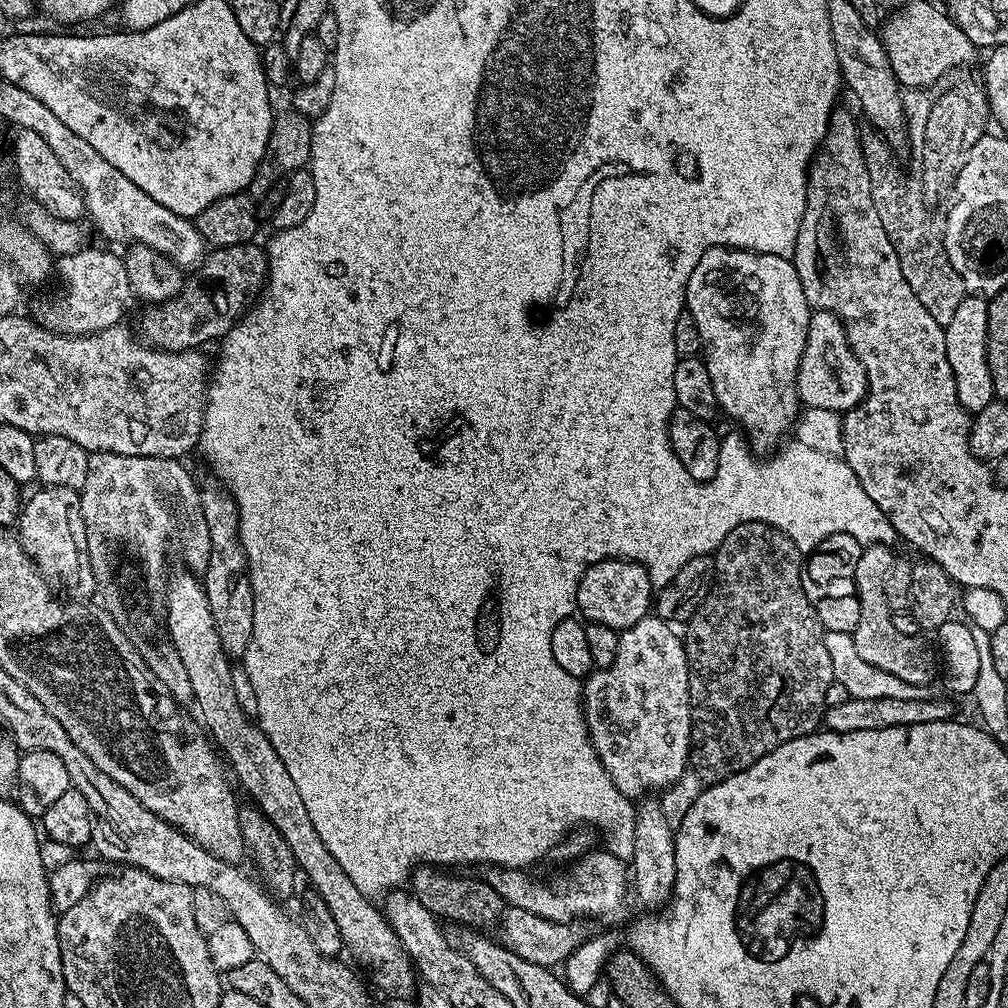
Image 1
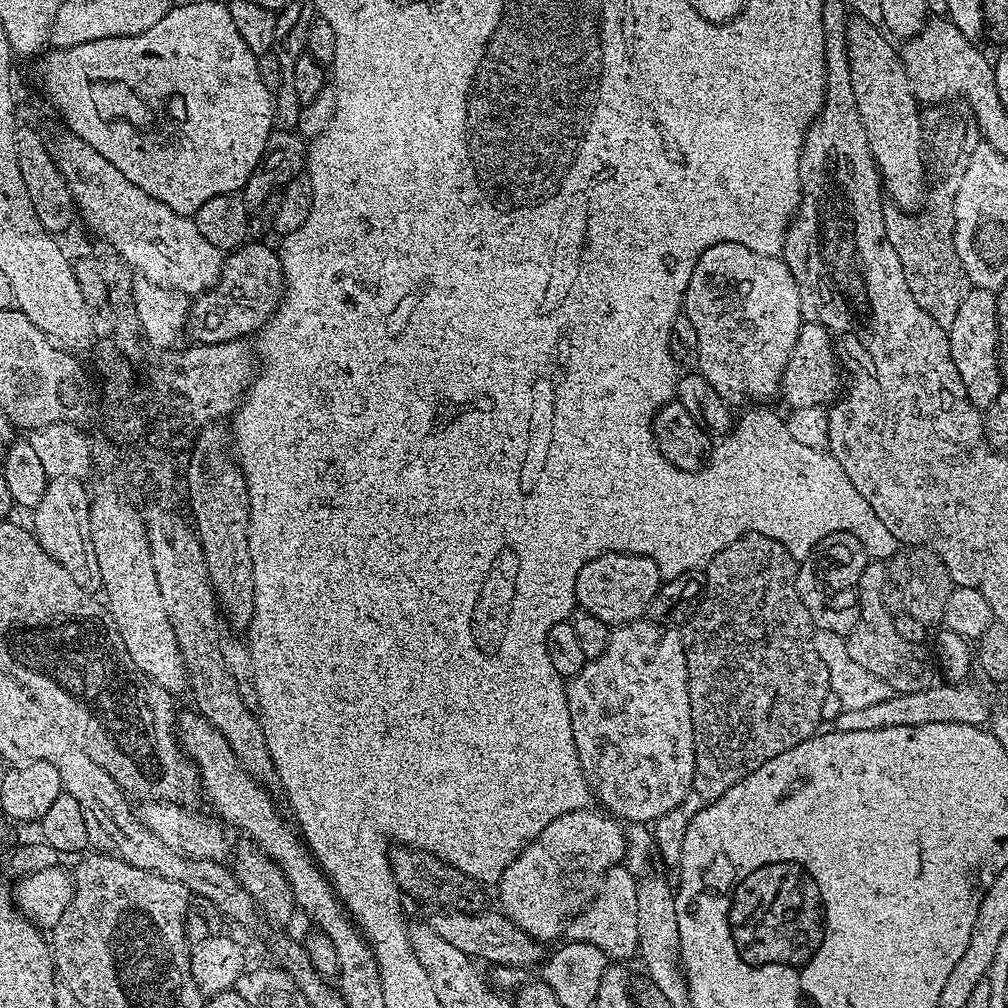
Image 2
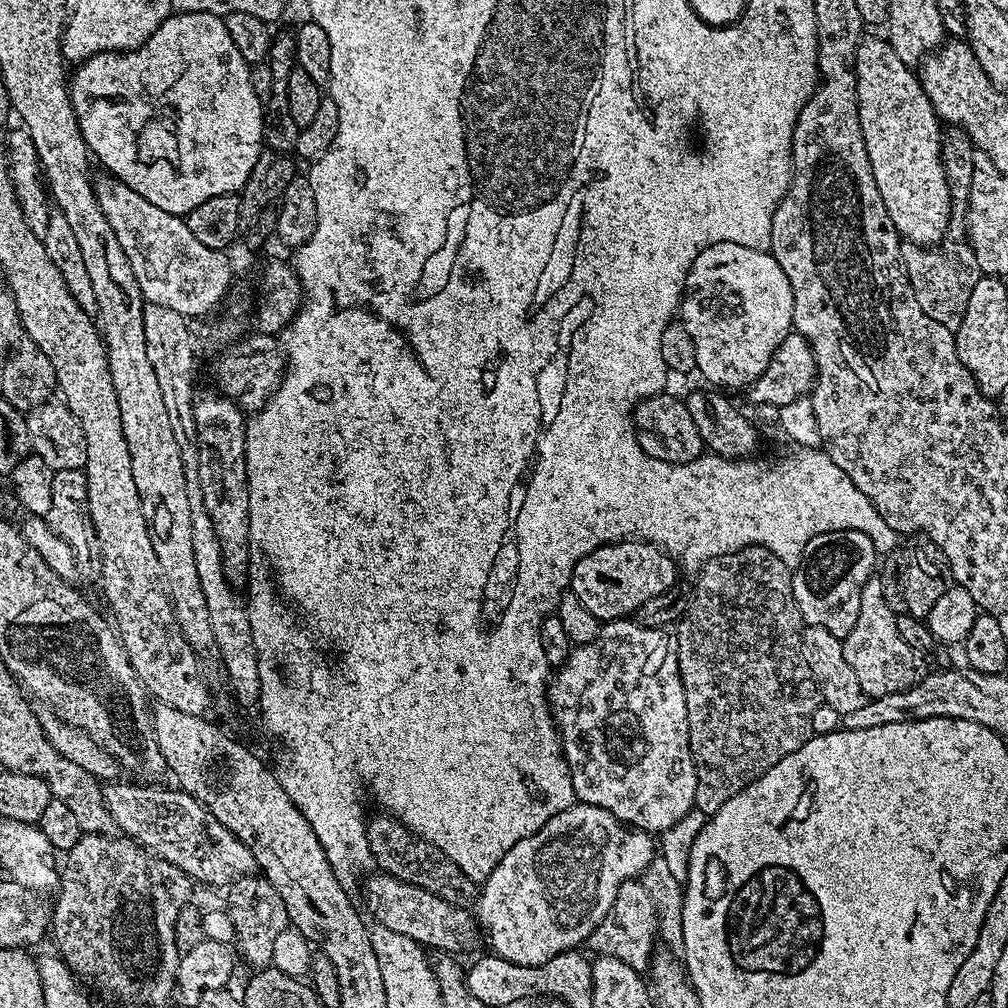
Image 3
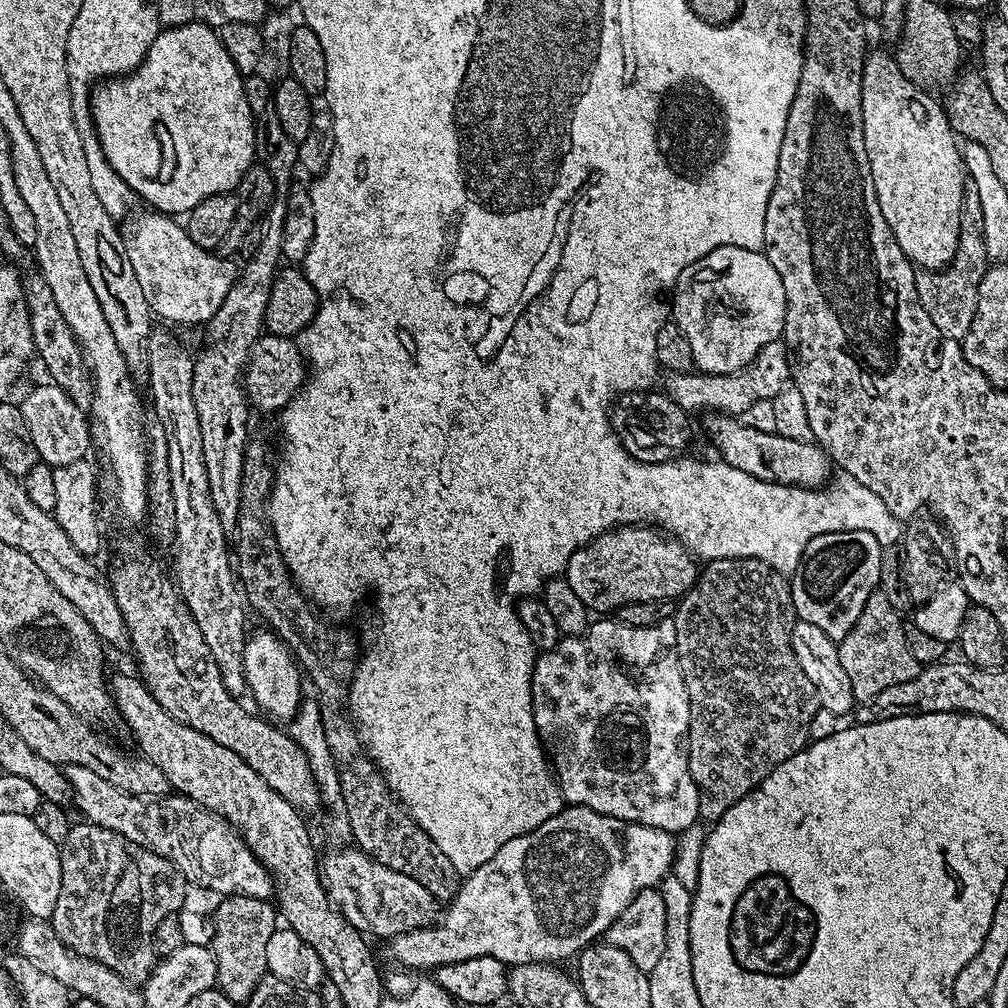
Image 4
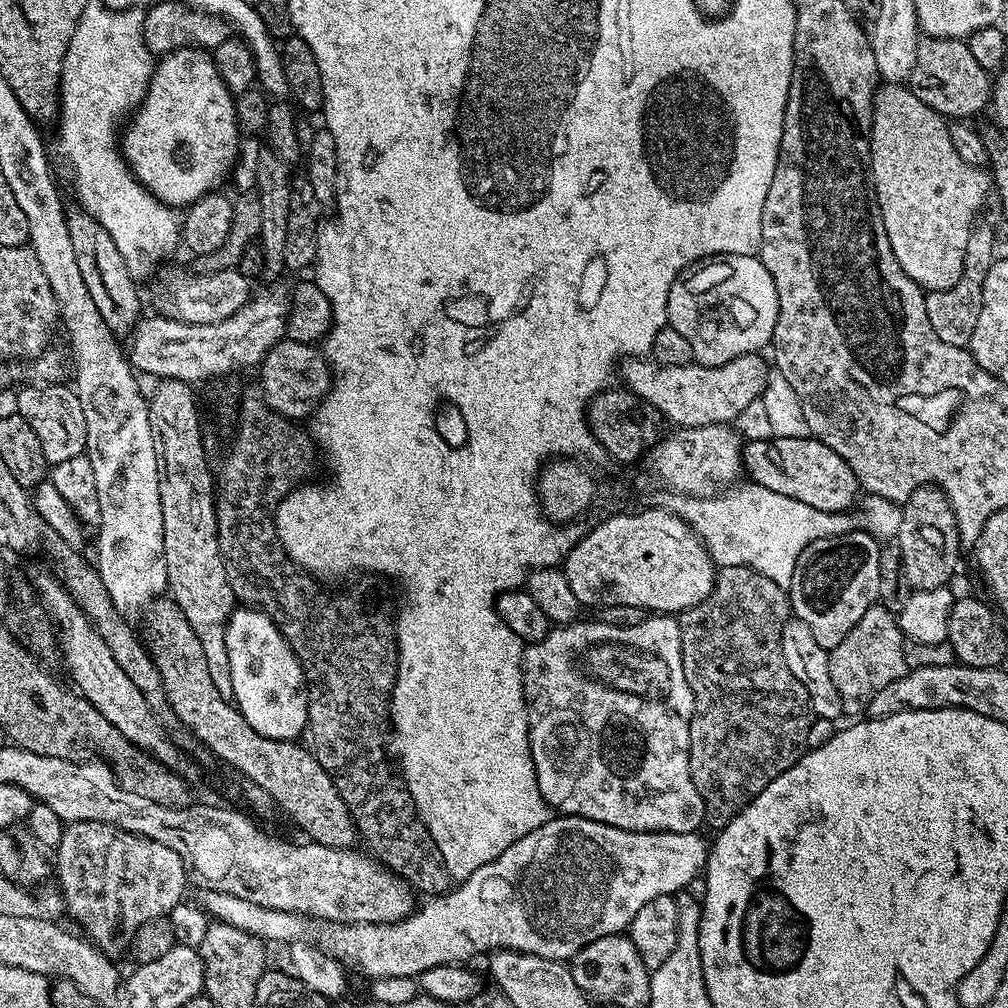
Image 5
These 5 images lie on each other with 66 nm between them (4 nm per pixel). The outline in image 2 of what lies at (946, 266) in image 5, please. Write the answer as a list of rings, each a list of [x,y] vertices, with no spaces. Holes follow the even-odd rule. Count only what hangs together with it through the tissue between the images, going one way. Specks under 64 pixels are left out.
[[[859,18],[848,21],[846,46],[854,99],[858,102],[862,126],[866,126],[872,157],[880,169],[883,191],[896,207],[909,214],[915,213],[919,209],[916,207],[919,204],[921,207],[926,200],[926,127],[920,121],[922,108],[912,92],[912,83],[900,61],[900,52],[877,25]]]

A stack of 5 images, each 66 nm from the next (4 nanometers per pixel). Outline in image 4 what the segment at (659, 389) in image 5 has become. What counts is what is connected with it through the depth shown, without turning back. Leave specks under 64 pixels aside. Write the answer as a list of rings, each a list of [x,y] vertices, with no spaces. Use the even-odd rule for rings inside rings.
[[[775,340],[766,345],[741,372],[710,376],[706,372],[693,370],[673,375],[669,380],[672,381],[666,387],[666,394],[684,412],[724,412],[727,416],[740,418],[747,408],[754,407],[759,400],[771,401],[786,387],[790,380],[790,356],[785,345]]]

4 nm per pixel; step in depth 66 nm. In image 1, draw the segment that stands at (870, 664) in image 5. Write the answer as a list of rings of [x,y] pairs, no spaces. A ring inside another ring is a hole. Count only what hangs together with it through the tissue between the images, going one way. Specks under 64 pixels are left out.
[[[881,543],[869,544],[861,551],[858,567],[854,570],[856,597],[858,598],[858,626],[851,632],[854,647],[858,654],[872,666],[886,670],[886,674],[895,674],[902,682],[927,686],[938,676],[938,652],[935,647],[928,648],[927,639],[920,636],[901,634],[892,621],[893,608],[888,602],[885,591],[886,578],[894,559],[891,547]]]

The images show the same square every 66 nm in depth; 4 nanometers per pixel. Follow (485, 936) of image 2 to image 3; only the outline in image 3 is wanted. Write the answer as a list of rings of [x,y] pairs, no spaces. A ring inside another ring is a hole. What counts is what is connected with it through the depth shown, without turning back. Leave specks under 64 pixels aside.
[[[387,874],[375,875],[369,878],[364,896],[368,899],[368,908],[379,927],[394,930],[394,934],[406,934],[406,938],[428,950],[440,948],[436,950],[448,954],[471,950],[476,932],[478,936],[478,921],[468,908],[442,902],[438,894],[430,894],[430,890],[422,890],[422,886],[417,884],[407,884]]]

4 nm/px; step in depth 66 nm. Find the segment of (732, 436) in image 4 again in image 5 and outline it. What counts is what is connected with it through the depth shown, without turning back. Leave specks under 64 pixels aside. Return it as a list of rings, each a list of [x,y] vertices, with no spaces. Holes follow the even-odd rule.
[[[809,434],[802,438],[767,438],[768,440],[752,440],[743,445],[742,468],[747,479],[758,486],[766,486],[766,490],[774,490],[774,494],[786,494],[786,498],[794,498],[798,502],[806,502],[806,506],[814,506],[814,510],[823,512],[849,511],[848,507],[856,500],[856,492],[861,486],[856,480],[854,470],[830,446],[826,446]]]

